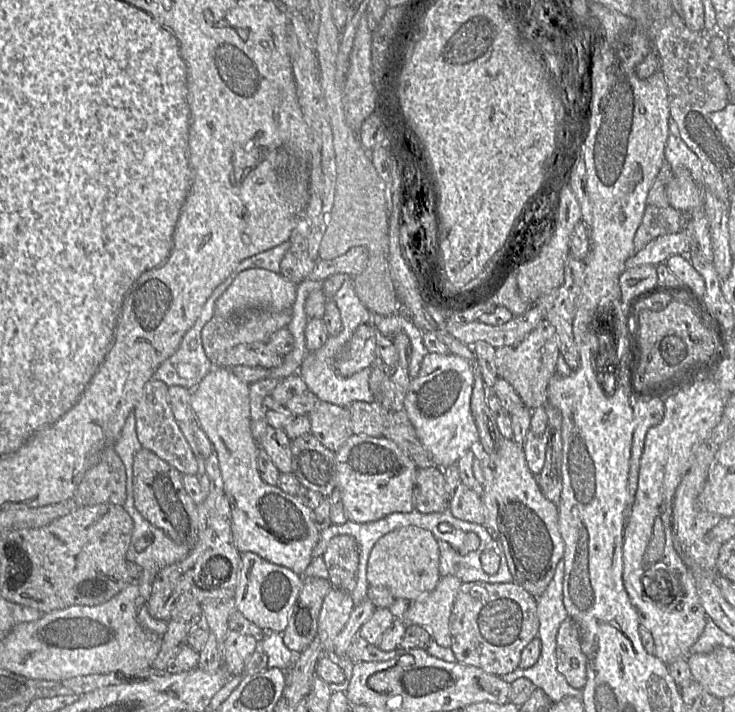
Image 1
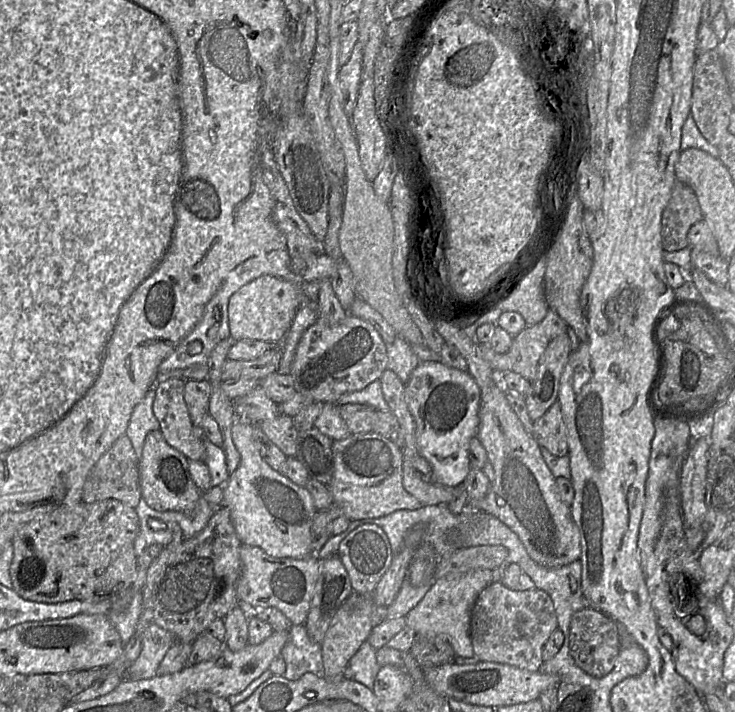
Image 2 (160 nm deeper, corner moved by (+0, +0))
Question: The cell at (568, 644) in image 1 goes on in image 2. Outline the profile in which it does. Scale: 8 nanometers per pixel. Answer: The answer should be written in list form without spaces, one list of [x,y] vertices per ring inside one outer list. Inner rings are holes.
[[[583,608],[572,615],[569,626],[569,655],[586,674],[601,678],[615,666],[621,651],[621,634],[618,623],[605,613]]]

